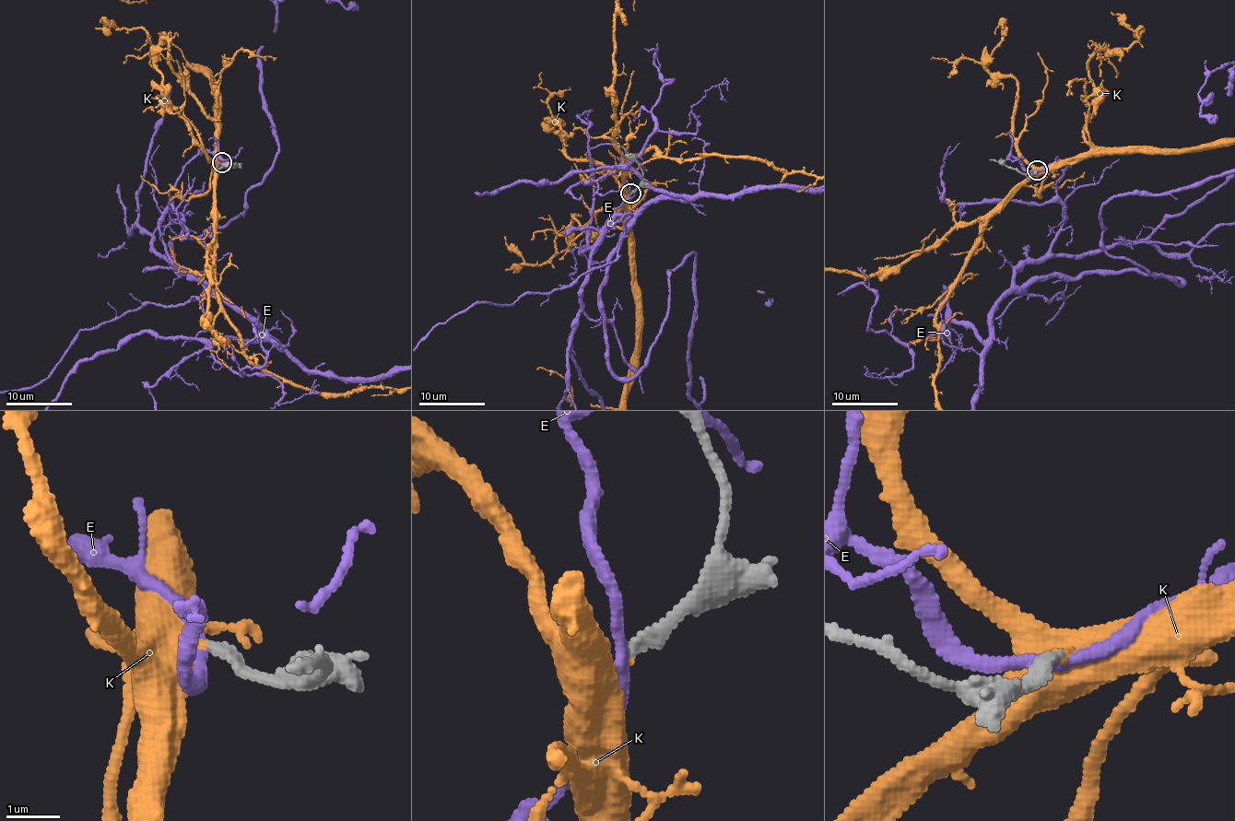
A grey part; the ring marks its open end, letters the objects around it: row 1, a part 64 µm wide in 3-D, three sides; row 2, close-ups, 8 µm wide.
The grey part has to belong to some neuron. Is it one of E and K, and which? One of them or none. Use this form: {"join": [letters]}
{"join": ["K"]}

